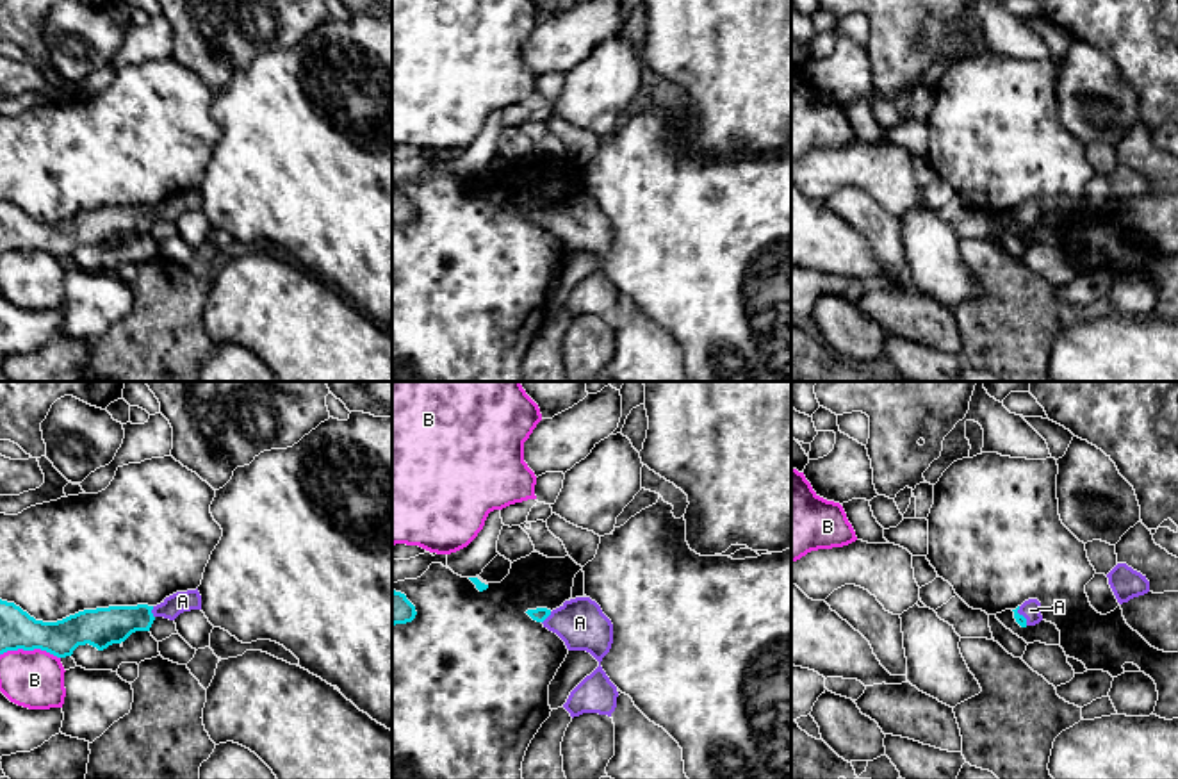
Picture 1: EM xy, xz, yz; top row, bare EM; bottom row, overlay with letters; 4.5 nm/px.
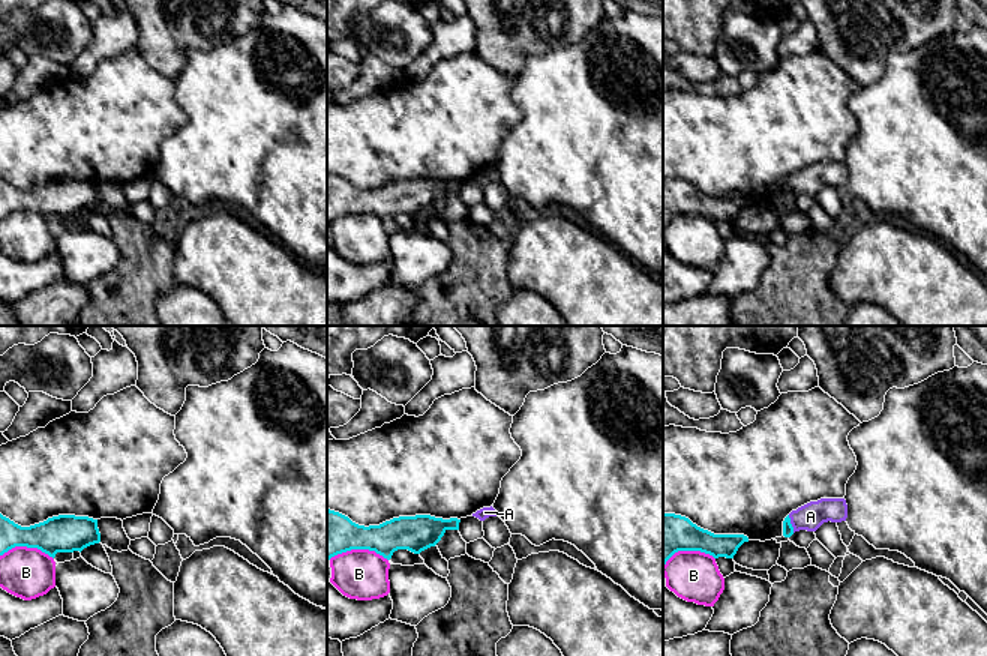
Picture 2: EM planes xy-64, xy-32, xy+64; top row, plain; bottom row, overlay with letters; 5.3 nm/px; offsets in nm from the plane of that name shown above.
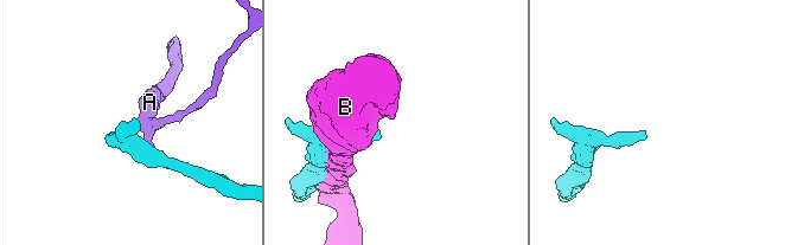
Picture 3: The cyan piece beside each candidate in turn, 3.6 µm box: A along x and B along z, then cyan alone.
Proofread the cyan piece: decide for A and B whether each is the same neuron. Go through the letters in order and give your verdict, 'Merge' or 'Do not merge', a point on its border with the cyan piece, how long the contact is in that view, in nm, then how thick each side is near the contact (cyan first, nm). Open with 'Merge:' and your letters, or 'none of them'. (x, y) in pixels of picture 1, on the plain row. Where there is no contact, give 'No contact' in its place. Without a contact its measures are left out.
Merge: A
A: Merge. Touches cyan at xy (150, 213). Shared border 60 nm. Thickness 180 nm (cyan) against 100 nm
B: Do not merge. Touches cyan at xy (31, 250). Shared border 280 nm. Thickness 170 nm (cyan) against 260 nm

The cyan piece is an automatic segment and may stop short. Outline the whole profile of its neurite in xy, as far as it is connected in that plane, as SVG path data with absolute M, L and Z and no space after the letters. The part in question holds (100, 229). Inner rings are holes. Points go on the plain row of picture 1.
M196 191L176 193L166 198L157 207L137 205L137 207L109 207L96 210L84 210L75 216L70 216L57 223L43 223L30 217L14 203L0 200L0 255L7 251L34 251L41 250L57 258L71 257L78 246L93 246L98 251L107 250L112 244L125 242L135 232L150 232L157 217L175 221L180 214L201 210L201 196Z

